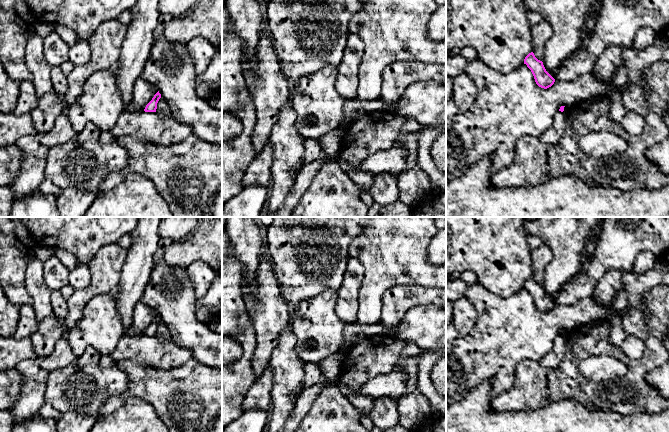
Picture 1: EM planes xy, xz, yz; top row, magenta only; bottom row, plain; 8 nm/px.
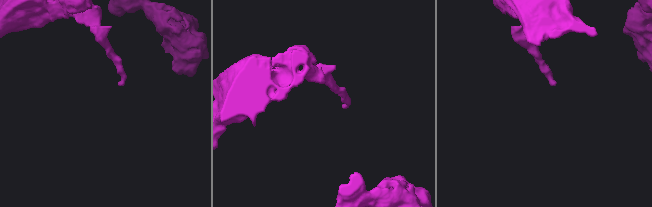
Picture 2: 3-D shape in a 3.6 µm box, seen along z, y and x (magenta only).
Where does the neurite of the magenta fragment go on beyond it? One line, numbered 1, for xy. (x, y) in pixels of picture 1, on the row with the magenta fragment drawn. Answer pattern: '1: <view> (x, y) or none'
1: none

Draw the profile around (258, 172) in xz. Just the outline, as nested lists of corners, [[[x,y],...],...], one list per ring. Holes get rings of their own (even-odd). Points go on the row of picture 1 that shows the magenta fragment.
[[[270,141],[263,151],[250,163],[243,175],[243,186],[261,185],[271,186],[271,167],[273,163],[273,149]]]

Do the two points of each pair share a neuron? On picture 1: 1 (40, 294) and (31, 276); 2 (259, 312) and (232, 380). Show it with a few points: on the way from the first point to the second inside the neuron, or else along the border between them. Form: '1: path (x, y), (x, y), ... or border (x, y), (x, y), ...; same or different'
1: path (38, 290), (34, 280); same
2: border (244, 304), (247, 316), (255, 332), (255, 349); different

